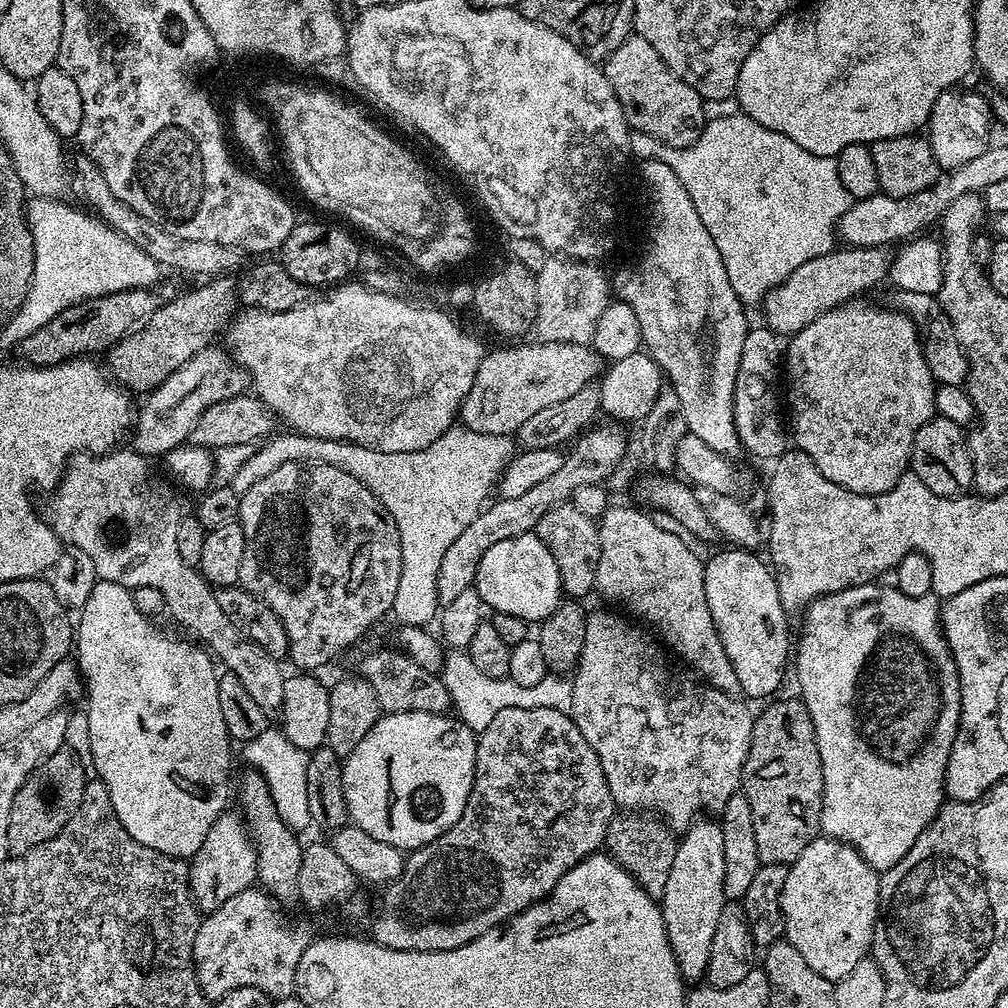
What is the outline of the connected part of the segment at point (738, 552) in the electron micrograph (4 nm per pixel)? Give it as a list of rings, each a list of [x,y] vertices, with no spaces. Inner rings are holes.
[[[735,546],[729,547],[727,550],[729,552],[720,552],[717,554],[717,556],[710,557],[709,560],[706,560],[706,563],[704,564],[704,585],[706,586],[706,602],[710,606],[710,614],[714,618],[714,626],[718,630],[718,638],[722,638],[722,646],[726,650],[726,658],[730,658],[730,666],[734,666],[734,674],[738,674],[738,682],[740,683],[741,693],[743,693],[743,695],[745,697],[768,696],[768,695],[769,695],[768,697],[771,697],[773,694],[776,694],[776,693],[771,694],[771,692],[778,691],[780,688],[780,683],[782,683],[784,680],[784,667],[786,667],[787,664],[789,667],[789,664],[790,664],[790,644],[789,644],[789,648],[788,648],[788,620],[790,620],[790,616],[789,616],[789,613],[785,612],[784,607],[782,606],[782,598],[778,594],[778,586],[776,585],[776,577],[774,575],[773,569],[771,567],[769,567],[769,565],[767,563],[765,563],[765,561],[763,559],[761,559],[762,561],[760,561],[759,558],[756,557],[757,553],[755,551],[745,550],[743,548],[737,548]]]

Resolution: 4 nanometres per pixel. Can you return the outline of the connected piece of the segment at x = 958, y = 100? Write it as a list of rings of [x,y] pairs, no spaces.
[[[949,90],[943,92],[932,107],[932,115],[928,117],[926,125],[926,139],[928,145],[934,150],[934,158],[939,162],[941,169],[949,170],[966,166],[966,162],[978,158],[992,143],[992,116],[994,120],[994,108],[988,105],[988,100],[984,96],[979,96],[976,92],[960,92],[961,90]]]

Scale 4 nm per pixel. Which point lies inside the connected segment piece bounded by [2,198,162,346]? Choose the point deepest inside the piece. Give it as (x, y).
(78, 257)

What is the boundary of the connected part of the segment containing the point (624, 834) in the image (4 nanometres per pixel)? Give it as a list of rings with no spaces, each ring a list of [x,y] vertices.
[[[625,811],[617,814],[610,822],[603,842],[607,855],[622,865],[628,873],[653,898],[663,897],[666,881],[670,878],[670,866],[674,866],[674,854],[678,843],[677,833],[673,832],[659,816],[643,812]]]

